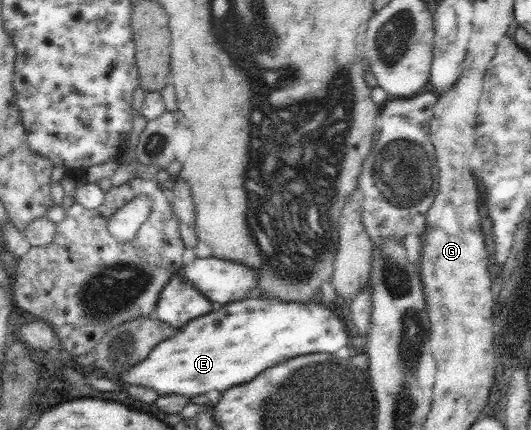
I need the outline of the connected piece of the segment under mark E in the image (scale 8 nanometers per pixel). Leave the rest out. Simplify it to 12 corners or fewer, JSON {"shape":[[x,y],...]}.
{"shape":[[252,294],[192,319],[123,379],[192,398],[347,349],[323,302]]}

